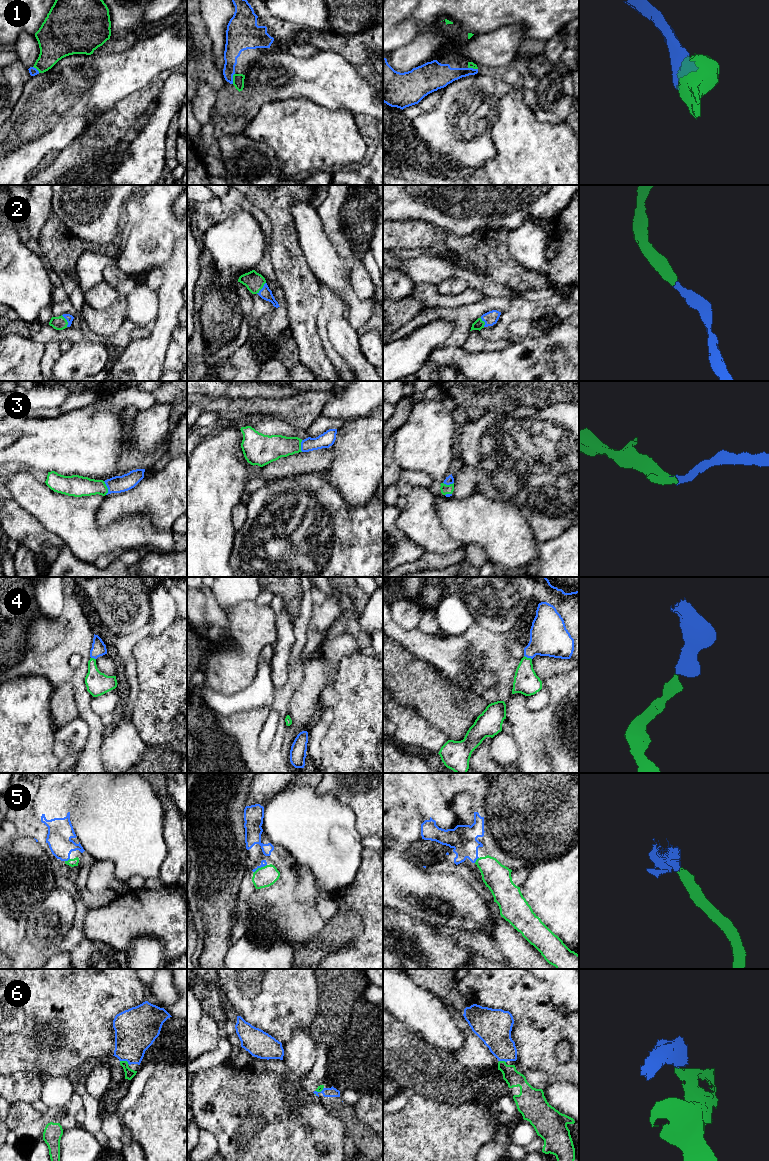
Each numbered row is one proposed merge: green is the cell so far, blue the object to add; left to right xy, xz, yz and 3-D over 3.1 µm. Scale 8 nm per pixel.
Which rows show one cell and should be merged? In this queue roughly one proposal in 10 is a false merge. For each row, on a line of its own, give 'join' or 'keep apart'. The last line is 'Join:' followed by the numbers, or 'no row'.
1: join
2: join
3: join
4: join
5: join
6: join
Join: 1, 2, 3, 4, 5, 6

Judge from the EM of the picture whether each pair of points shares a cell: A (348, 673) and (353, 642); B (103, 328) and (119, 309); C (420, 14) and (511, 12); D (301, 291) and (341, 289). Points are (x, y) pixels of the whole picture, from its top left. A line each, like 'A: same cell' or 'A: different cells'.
A: different cells
B: same cell
C: same cell
D: different cells

